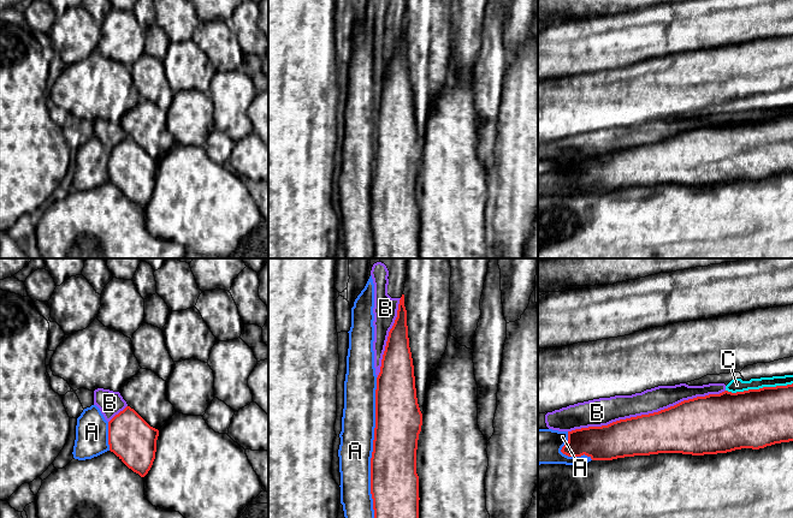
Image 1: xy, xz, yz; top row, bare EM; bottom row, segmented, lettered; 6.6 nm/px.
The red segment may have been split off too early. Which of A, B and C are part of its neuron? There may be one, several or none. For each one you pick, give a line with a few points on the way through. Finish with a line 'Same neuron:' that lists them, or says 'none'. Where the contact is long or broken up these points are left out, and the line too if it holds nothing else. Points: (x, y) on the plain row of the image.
Same neuron: none

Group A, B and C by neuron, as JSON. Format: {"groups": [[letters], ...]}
{"groups": [["A"], ["B", "C"]]}

